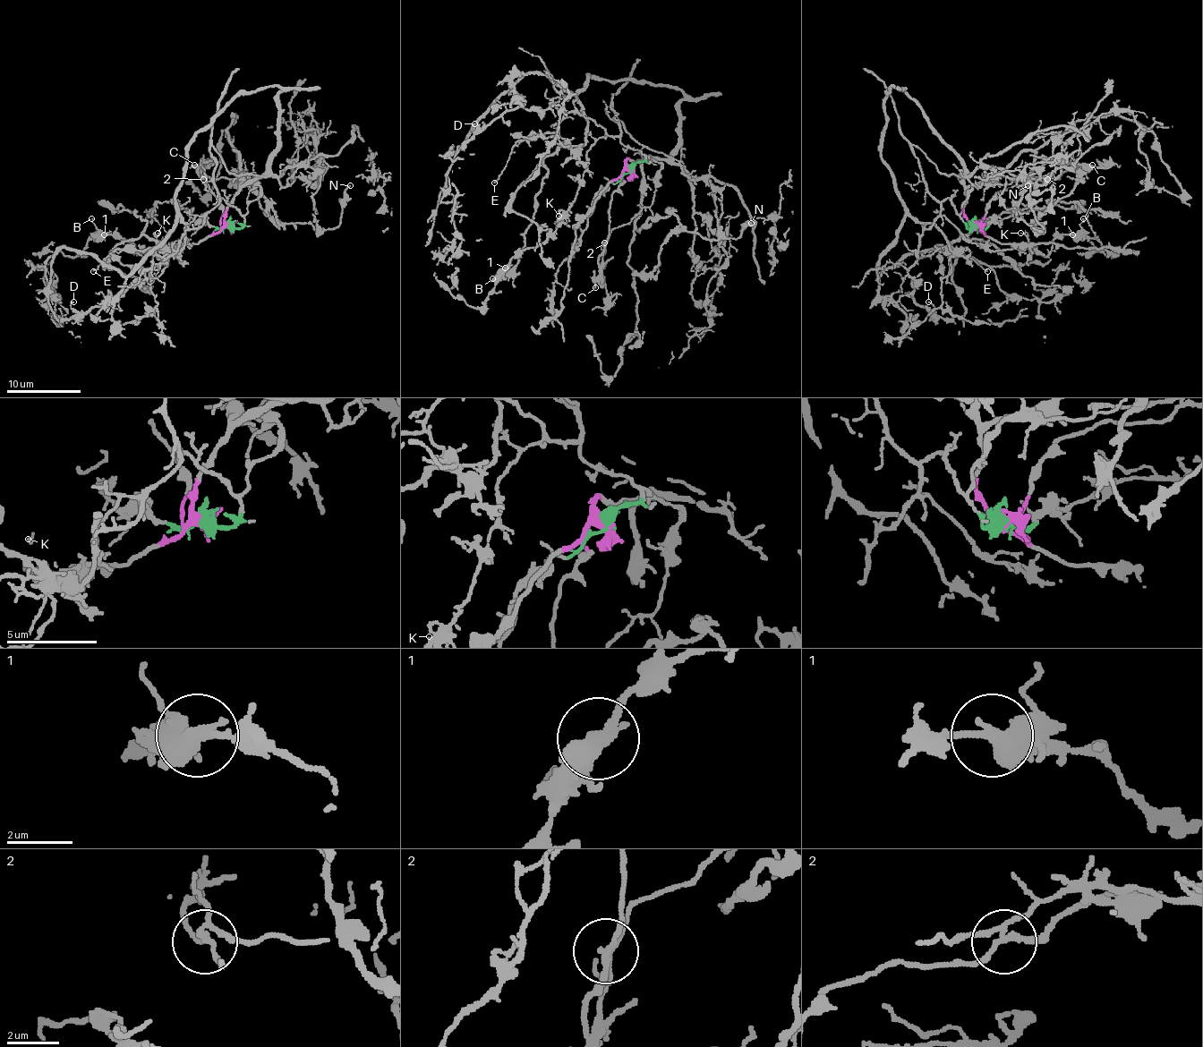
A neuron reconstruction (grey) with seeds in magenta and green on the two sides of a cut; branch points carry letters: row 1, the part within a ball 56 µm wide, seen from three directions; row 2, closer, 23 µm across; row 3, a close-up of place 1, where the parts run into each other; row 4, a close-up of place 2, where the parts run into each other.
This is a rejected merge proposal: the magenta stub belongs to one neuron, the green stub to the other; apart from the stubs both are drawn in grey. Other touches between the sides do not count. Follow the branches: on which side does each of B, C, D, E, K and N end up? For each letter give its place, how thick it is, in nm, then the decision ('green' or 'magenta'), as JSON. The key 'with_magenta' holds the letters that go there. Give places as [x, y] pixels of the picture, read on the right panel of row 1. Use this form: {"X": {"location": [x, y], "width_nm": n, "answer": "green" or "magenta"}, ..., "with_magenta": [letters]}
{"B": {"location": [1083, 218], "width_nm": 120, "answer": "green"}, "C": {"location": [1092, 165], "width_nm": 200, "answer": "magenta"}, "D": {"location": [928, 302], "width_nm": 150, "answer": "green"}, "E": {"location": [987, 271], "width_nm": 120, "answer": "green"}, "K": {"location": [1020, 233], "width_nm": 150, "answer": "green"}, "N": {"location": [1028, 185], "width_nm": 160, "answer": "magenta"}, "with_magenta": ["C", "N"]}

